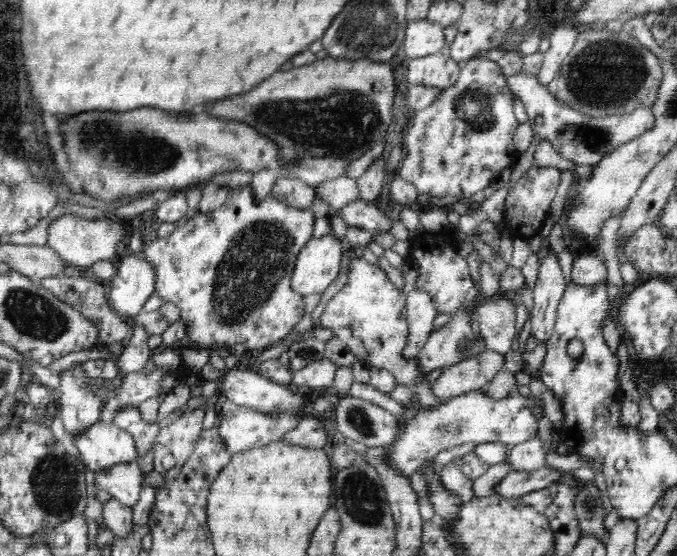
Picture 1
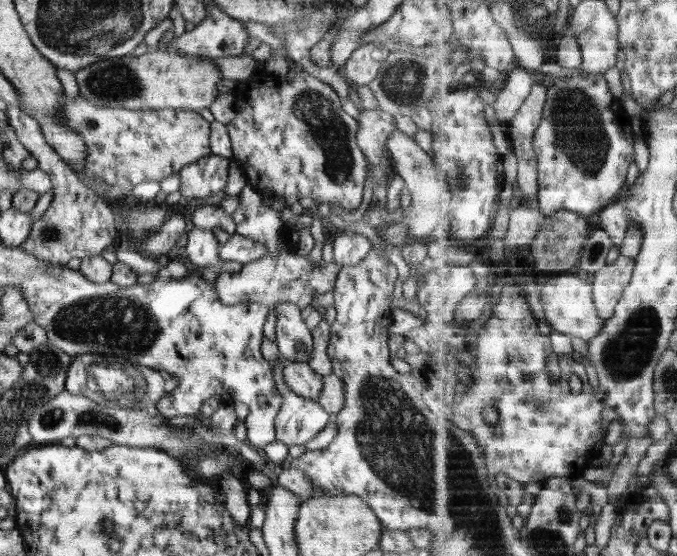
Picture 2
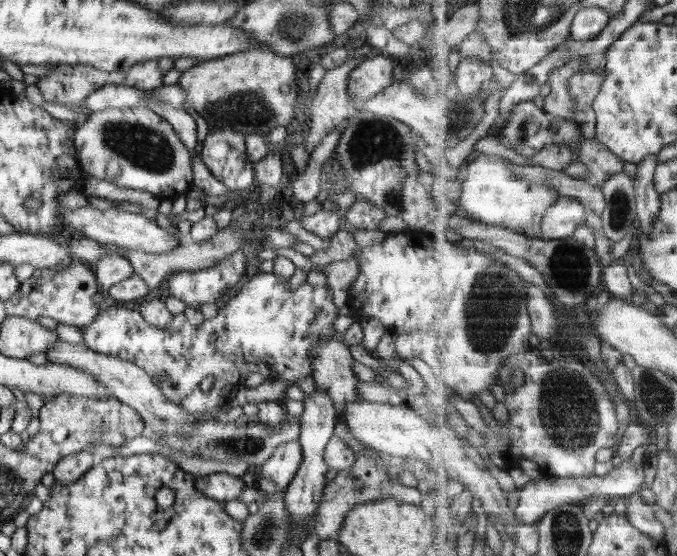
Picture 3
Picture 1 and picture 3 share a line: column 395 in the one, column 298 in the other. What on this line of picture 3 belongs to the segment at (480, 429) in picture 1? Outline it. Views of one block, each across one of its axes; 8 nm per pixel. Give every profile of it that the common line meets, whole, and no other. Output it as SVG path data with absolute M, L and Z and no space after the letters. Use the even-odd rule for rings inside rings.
M294 440L278 446L258 470L256 477L256 488L263 494L281 494L284 493L290 482L294 479L302 461L301 444Z

